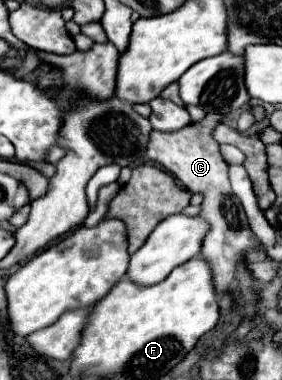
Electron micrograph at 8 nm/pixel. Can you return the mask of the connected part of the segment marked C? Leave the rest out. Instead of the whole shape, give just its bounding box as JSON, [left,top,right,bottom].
[147,114,259,304]

